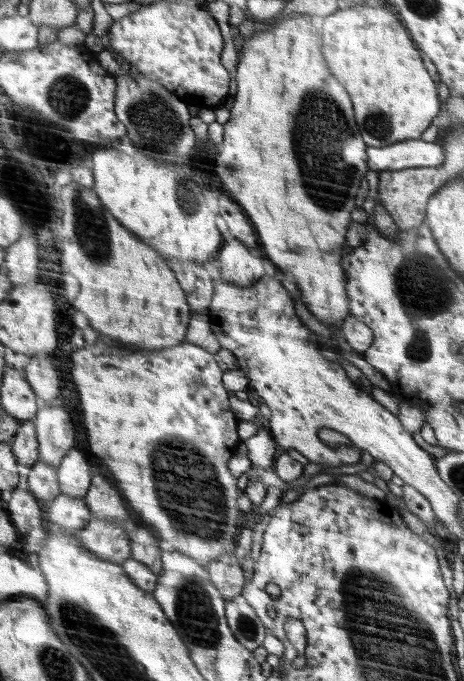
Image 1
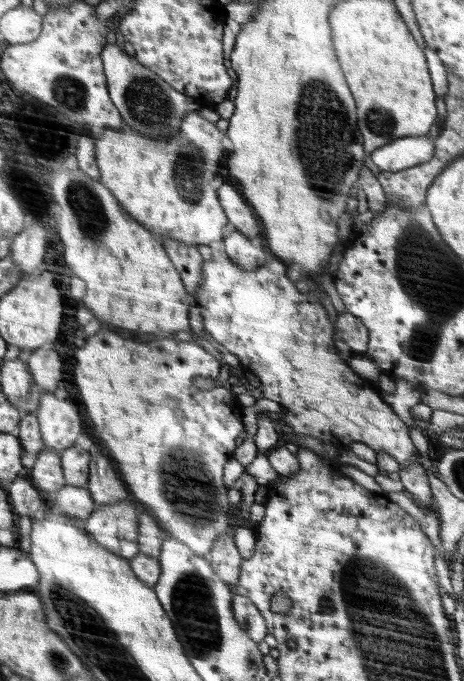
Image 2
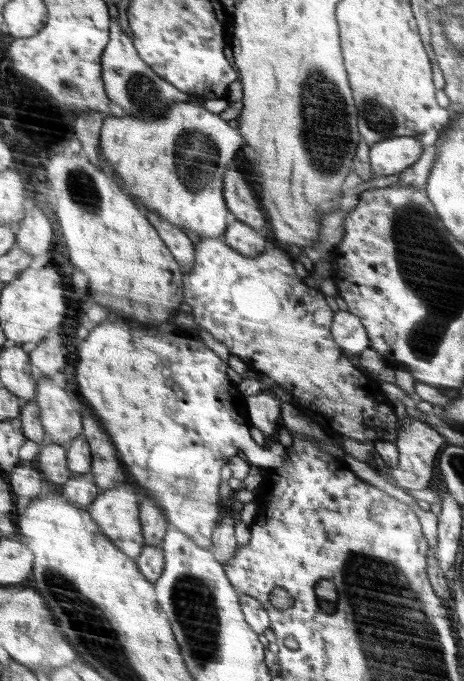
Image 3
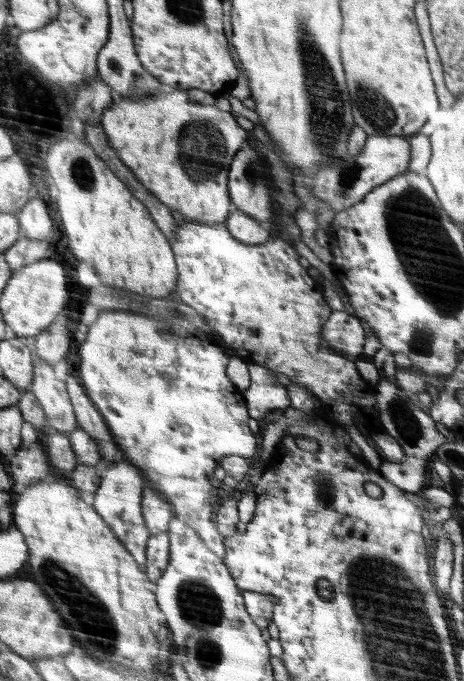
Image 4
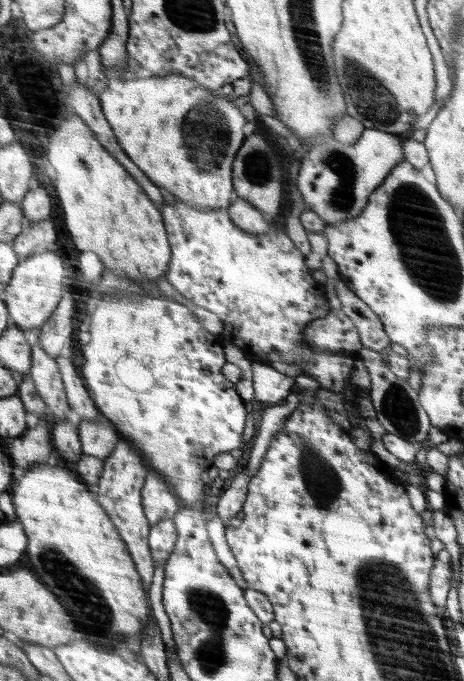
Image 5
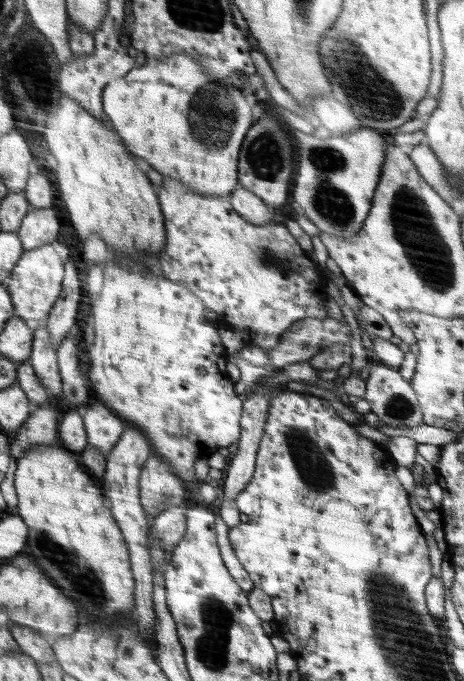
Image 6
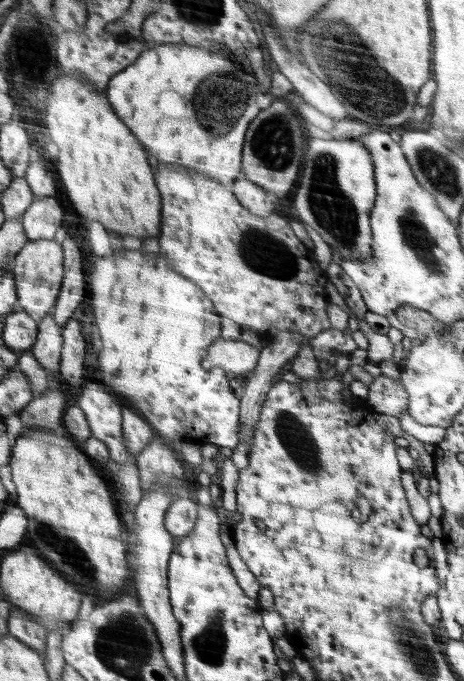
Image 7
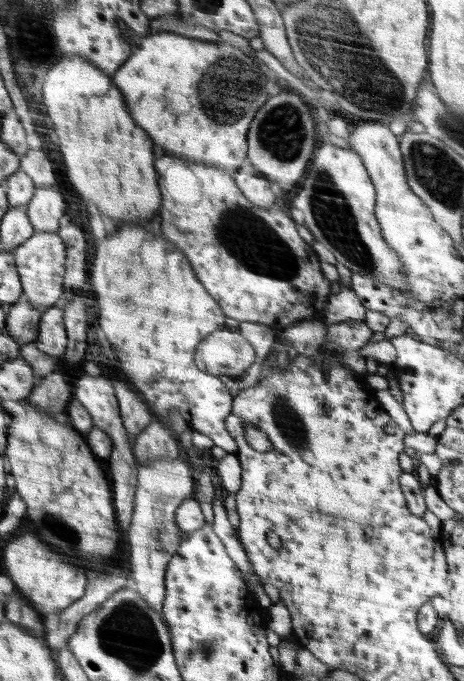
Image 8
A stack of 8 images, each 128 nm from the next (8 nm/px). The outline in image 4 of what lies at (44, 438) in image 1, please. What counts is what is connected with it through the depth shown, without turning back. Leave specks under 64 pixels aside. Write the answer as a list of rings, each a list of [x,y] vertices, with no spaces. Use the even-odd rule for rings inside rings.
[[[39,358],[36,361],[32,390],[44,407],[53,430],[71,434],[80,427],[67,382],[58,379],[54,365],[47,360]]]

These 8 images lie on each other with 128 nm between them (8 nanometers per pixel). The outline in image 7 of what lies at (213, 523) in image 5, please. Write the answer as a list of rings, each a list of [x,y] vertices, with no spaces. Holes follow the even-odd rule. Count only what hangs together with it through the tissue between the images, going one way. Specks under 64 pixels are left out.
[[[220,521],[220,540],[226,549],[228,564],[230,565],[230,569],[232,569],[234,577],[236,577],[236,582],[250,598],[257,600],[257,596],[260,594],[262,588],[261,583],[259,583],[254,574],[250,572],[249,567],[246,566],[246,562],[242,560],[241,555],[234,546],[233,537],[231,535],[231,526],[228,524],[222,526],[221,523],[222,522]]]

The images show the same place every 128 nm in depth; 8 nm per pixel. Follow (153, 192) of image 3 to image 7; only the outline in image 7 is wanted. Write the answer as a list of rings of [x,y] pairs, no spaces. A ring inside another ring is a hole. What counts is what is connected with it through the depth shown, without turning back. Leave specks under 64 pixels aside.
[[[152,44],[141,46],[139,57],[114,76],[105,90],[108,102],[118,118],[126,122],[130,132],[146,146],[146,152],[164,164],[191,169],[214,178],[226,188],[232,188],[240,174],[242,142],[251,124],[260,114],[256,106],[259,86],[252,72],[244,72],[225,54],[184,44]]]

